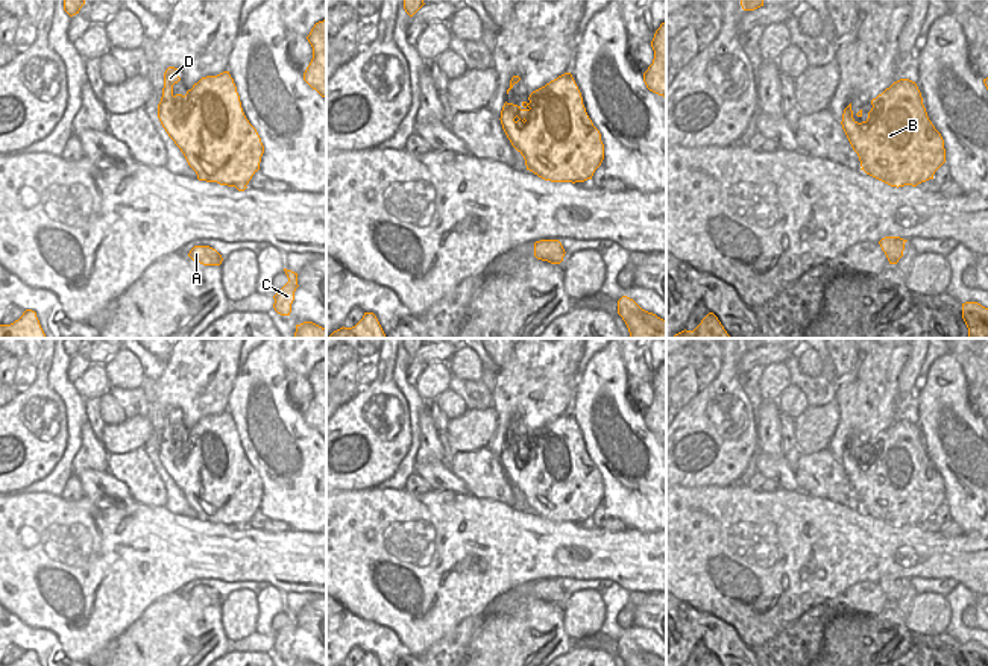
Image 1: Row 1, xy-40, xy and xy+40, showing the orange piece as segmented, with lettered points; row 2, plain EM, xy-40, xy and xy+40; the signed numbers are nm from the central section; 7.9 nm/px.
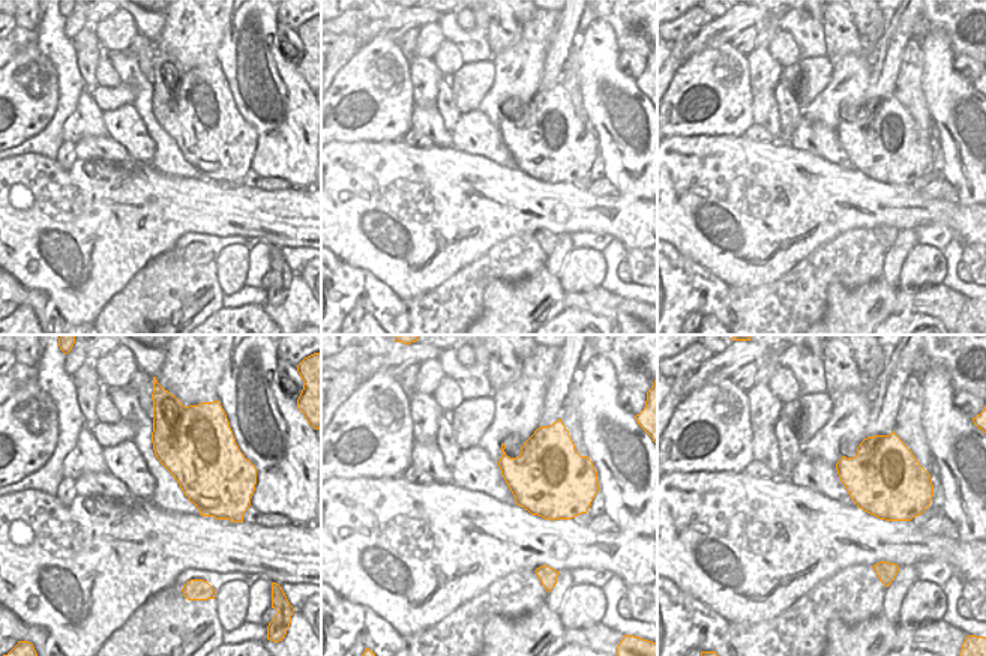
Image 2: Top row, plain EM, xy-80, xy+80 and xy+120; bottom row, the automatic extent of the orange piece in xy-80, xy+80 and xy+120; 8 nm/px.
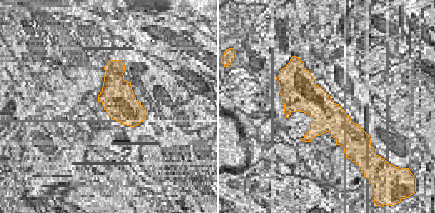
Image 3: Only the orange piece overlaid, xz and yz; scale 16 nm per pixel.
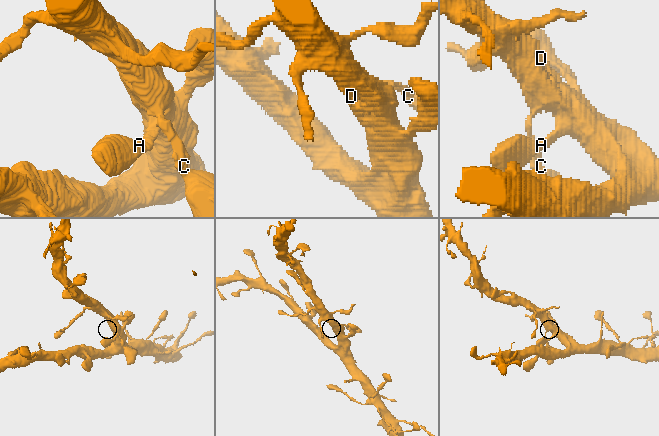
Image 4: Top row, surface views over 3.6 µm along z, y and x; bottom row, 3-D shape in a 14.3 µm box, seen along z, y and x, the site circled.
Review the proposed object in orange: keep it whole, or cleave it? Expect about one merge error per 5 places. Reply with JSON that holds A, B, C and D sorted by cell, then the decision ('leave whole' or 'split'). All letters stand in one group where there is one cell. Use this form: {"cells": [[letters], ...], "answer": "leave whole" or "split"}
{"cells": [["A", "B", "C", "D"]], "answer": "leave whole"}

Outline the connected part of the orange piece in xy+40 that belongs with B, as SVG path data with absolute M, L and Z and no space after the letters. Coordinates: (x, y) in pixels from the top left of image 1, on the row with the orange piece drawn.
M900 79L871 105L865 121L853 118L851 103L841 121L861 170L897 188L933 179L946 162L944 140L927 117L917 83Z

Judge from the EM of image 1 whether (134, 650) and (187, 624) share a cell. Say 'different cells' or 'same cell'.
same cell

